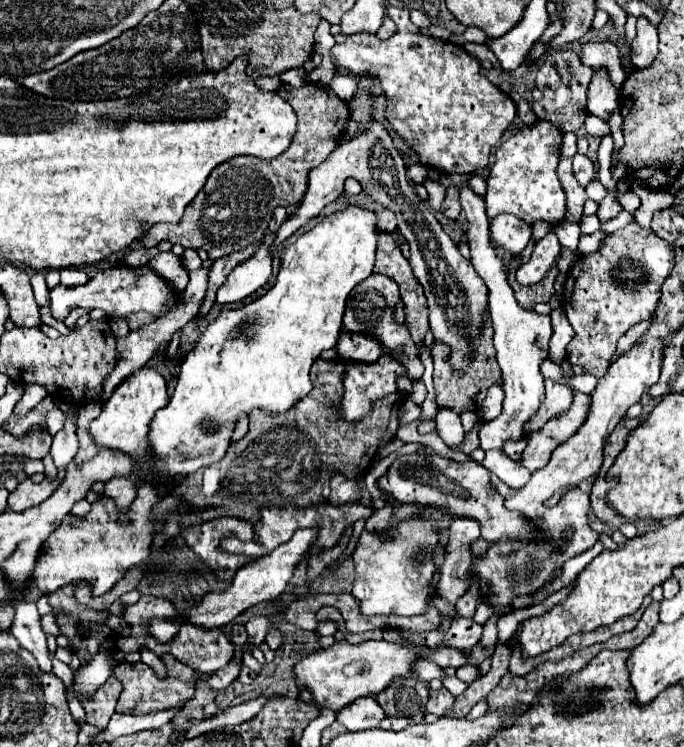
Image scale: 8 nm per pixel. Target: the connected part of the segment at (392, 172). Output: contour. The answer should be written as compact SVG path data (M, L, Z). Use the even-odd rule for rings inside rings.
M375 122L365 134L343 142L337 146L329 158L313 168L309 172L309 184L307 192L297 208L297 212L283 222L283 226L277 232L275 246L279 246L285 238L289 238L295 230L305 226L311 218L315 218L329 202L337 200L343 192L345 178L353 176L361 182L363 192L379 202L381 206L389 208L397 216L397 228L403 232L411 246L411 268L417 280L421 282L427 298L429 308L429 326L433 330L435 340L441 340L451 346L451 366L453 370L463 370L471 364L471 336L479 334L479 326L483 322L483 312L487 310L487 286L477 276L475 268L469 260L461 256L455 242L449 238L449 234L441 228L441 224L435 220L429 206L415 194L411 184L407 182L405 164L401 154L395 150L393 140L385 126L381 122Z

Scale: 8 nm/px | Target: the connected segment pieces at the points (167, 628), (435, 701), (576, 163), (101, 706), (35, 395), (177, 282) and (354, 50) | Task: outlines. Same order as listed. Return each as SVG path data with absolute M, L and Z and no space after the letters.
M153 620L147 624L147 634L159 644L167 644L179 634L179 628L179 620Z
M441 688L441 690L431 690L431 696L429 696L429 702L427 702L427 712L439 716L439 718L445 718L447 712L451 710L455 702L455 696L447 690L447 688Z
M575 154L573 156L573 174L575 174L577 182L585 188L595 178L595 168L593 168L593 164L591 164L591 160L587 156Z
M111 676L91 700L81 700L87 712L87 724L99 730L105 730L111 716L115 714L115 704L117 704L119 694L121 694L121 682L115 676Z
M27 384L25 386L25 394L23 394L23 398L17 402L17 406L15 406L15 414L17 416L25 416L29 410L33 410L35 406L37 406L37 402L41 402L43 398L47 396L47 390L43 388L43 386L39 386L39 384Z
M161 252L157 254L149 264L147 264L149 270L157 270L157 276L165 278L173 290L177 294L181 294L189 282L189 276L187 276L187 270L181 262L179 256L175 256L173 252Z
M391 6L387 14L397 24L395 36L379 40L373 34L351 34L343 44L335 44L333 58L339 62L339 66L351 70L353 74L369 74L381 82L387 98L385 116L389 128L397 132L419 156L419 164L437 168L441 174L473 174L485 168L489 164L491 148L499 142L503 132L515 120L513 98L493 86L479 72L479 60L467 54L463 46L419 34L419 28L409 20L407 8Z

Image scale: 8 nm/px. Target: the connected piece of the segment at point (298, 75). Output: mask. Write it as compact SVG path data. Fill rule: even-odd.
M293 68L293 70L287 70L287 72L283 72L279 78L281 78L281 82L291 84L293 88L301 88L301 86L305 86L305 84L311 82L311 80L309 80L309 72L307 72L305 68Z

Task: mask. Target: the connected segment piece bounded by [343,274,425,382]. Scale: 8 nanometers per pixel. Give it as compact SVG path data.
M371 274L365 282L357 284L353 288L353 292L349 294L345 316L343 316L343 328L347 332L353 332L353 334L373 336L385 348L383 354L389 354L399 364L403 364L409 380L415 382L415 380L421 380L425 368L423 368L423 364L421 364L421 360L417 356L419 350L417 350L417 346L415 346L409 330L403 324L393 322L393 308L397 306L397 300L401 300L399 286L391 278L387 278L383 274Z

